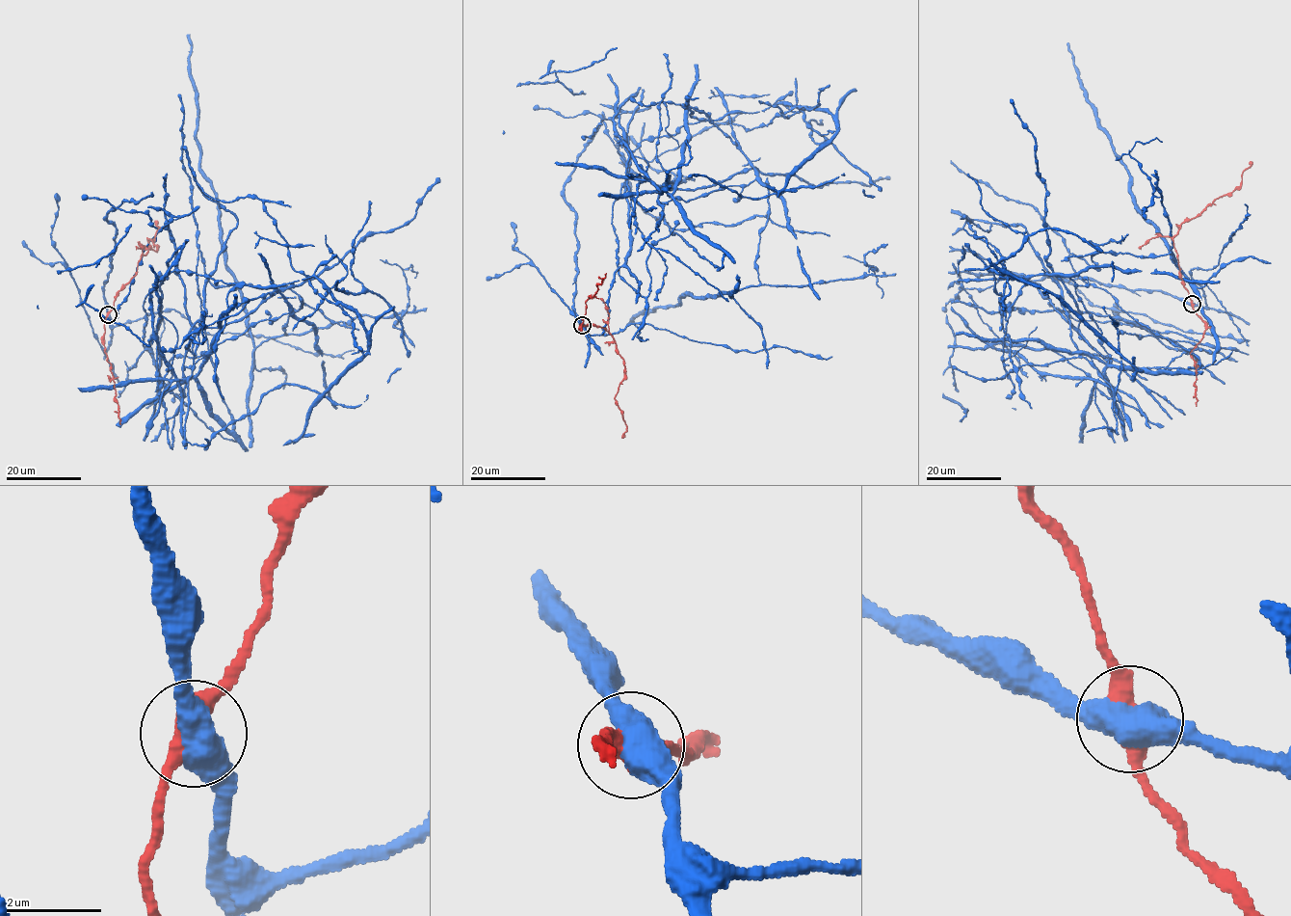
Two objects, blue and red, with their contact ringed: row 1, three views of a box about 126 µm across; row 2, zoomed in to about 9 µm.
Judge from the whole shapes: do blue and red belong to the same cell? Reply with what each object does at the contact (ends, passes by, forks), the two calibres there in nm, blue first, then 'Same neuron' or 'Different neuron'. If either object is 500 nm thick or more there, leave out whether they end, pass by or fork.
Thickness 600 nm (blue) against 400 nm. Different neuron

